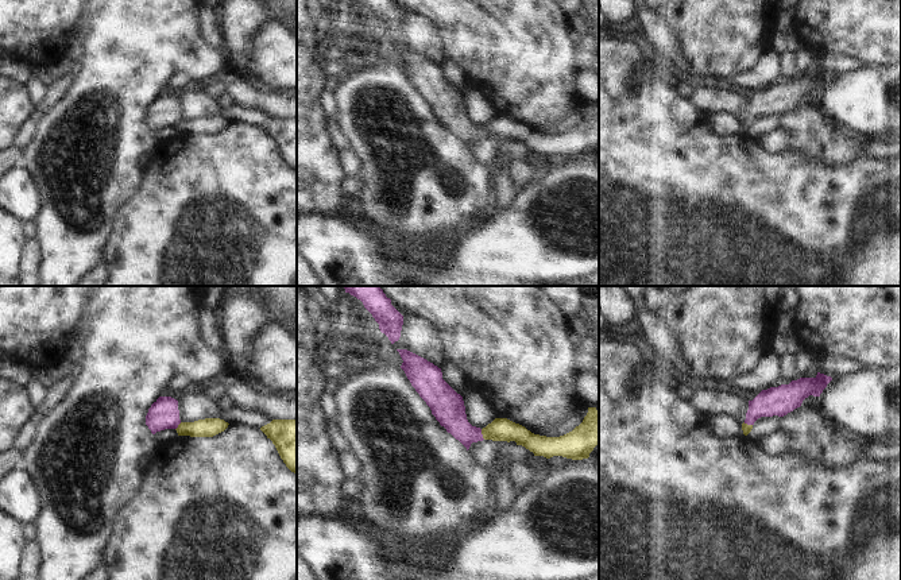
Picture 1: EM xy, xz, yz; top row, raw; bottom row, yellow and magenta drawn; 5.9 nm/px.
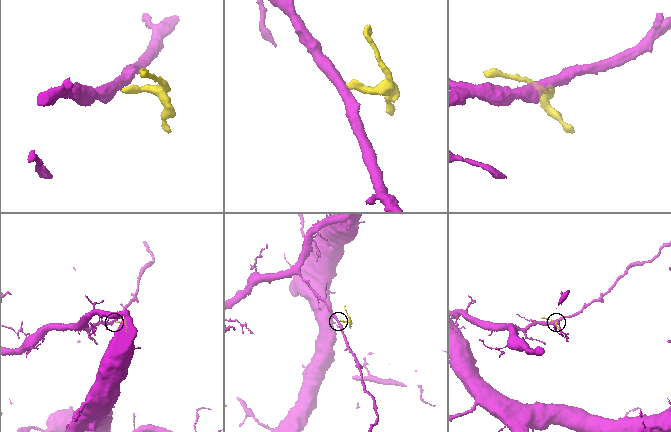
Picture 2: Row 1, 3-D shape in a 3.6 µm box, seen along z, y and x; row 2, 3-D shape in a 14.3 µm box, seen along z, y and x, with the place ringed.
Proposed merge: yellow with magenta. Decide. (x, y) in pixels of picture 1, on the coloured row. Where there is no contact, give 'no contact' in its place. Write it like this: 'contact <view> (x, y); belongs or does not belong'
contact xz (482, 433); belongs

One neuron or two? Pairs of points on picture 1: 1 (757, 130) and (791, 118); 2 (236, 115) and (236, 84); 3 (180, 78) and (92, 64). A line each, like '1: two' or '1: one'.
1: two
2: two
3: two

